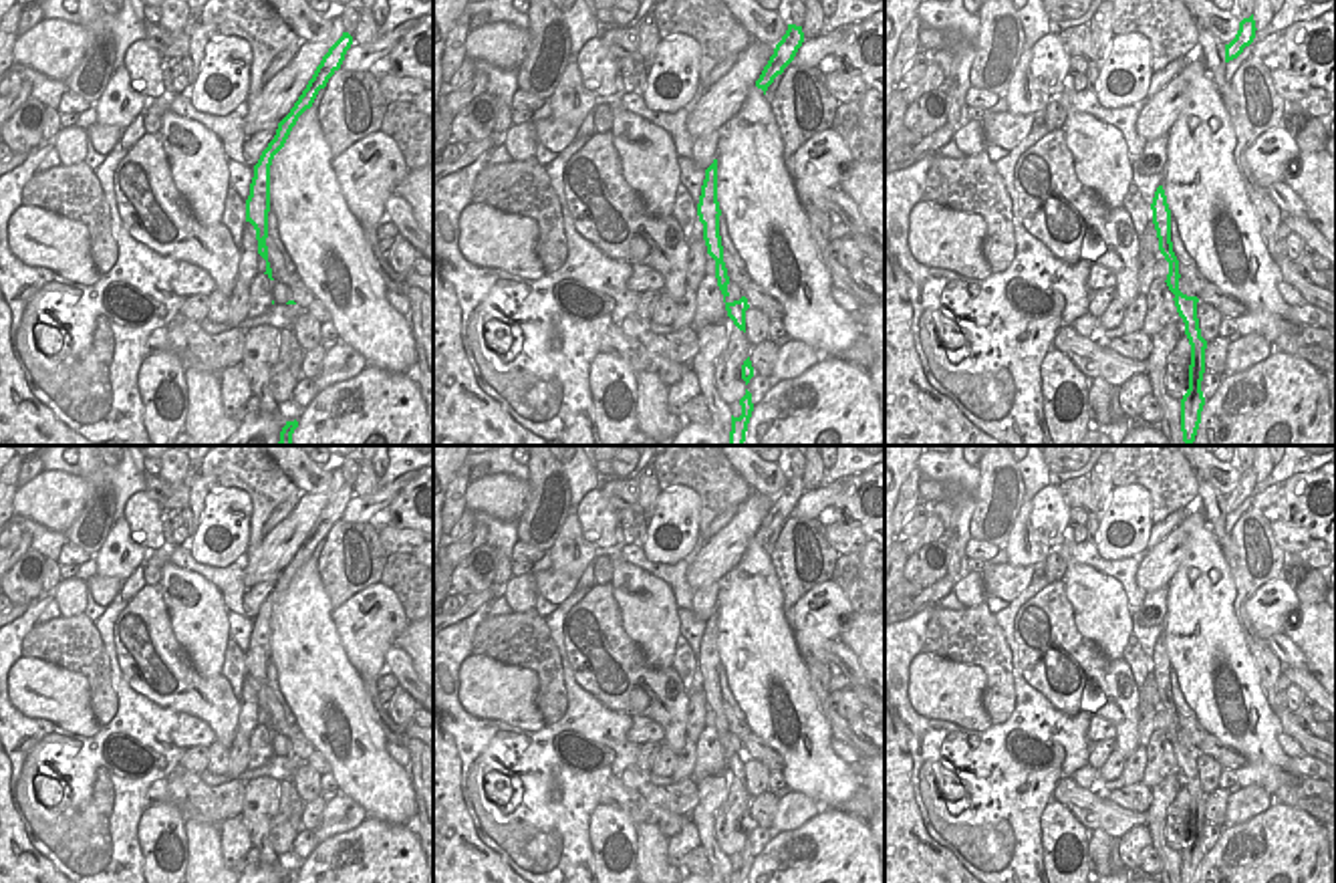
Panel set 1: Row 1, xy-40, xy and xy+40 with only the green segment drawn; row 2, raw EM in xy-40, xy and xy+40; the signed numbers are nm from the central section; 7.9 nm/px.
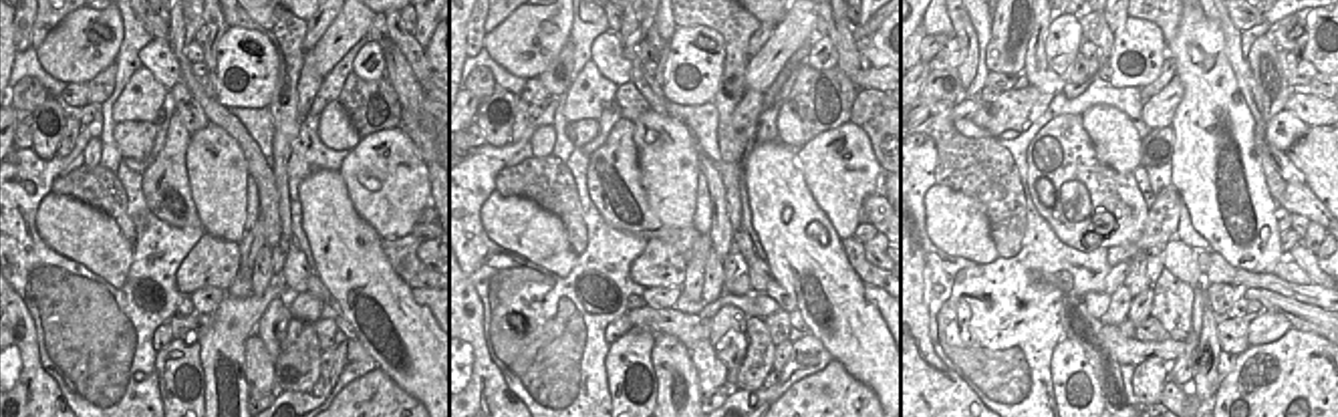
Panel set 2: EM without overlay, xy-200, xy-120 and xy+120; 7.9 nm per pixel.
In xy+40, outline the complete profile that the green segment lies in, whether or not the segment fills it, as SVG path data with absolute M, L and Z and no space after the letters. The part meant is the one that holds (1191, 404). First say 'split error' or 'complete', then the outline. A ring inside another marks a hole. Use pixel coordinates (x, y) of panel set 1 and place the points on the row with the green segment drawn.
complete; M1163 185L1157 187L1153 204L1153 224L1159 238L1159 250L1169 262L1169 274L1167 274L1167 286L1175 294L1175 306L1179 317L1185 323L1185 335L1191 345L1191 365L1189 365L1189 389L1181 399L1181 431L1185 446L1191 446L1195 442L1199 423L1201 423L1201 411L1205 405L1205 397L1201 391L1201 381L1205 373L1205 349L1207 341L1201 337L1199 319L1197 319L1197 296L1187 296L1179 290L1179 260L1173 252L1171 242L1171 210L1167 204L1167 196Z

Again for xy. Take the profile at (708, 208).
complete; M713 159L713 163L705 169L705 179L697 204L697 216L699 222L703 224L703 240L707 246L707 254L715 260L715 278L725 302L725 298L729 296L727 292L729 276L723 262L723 246L719 236L721 210L717 202L717 159Z

